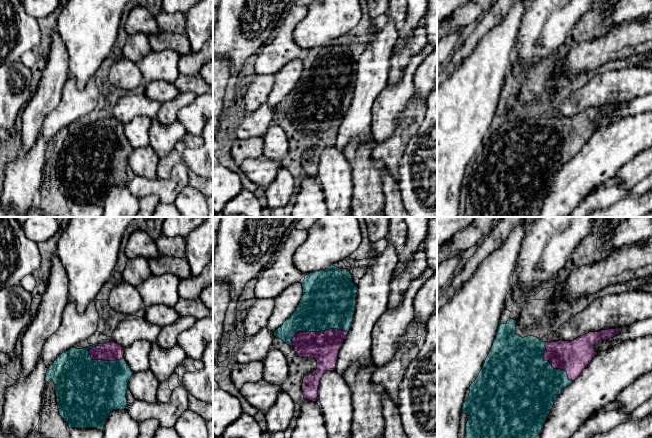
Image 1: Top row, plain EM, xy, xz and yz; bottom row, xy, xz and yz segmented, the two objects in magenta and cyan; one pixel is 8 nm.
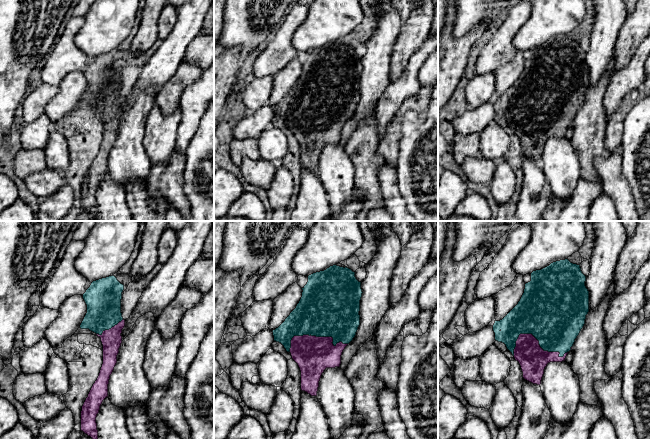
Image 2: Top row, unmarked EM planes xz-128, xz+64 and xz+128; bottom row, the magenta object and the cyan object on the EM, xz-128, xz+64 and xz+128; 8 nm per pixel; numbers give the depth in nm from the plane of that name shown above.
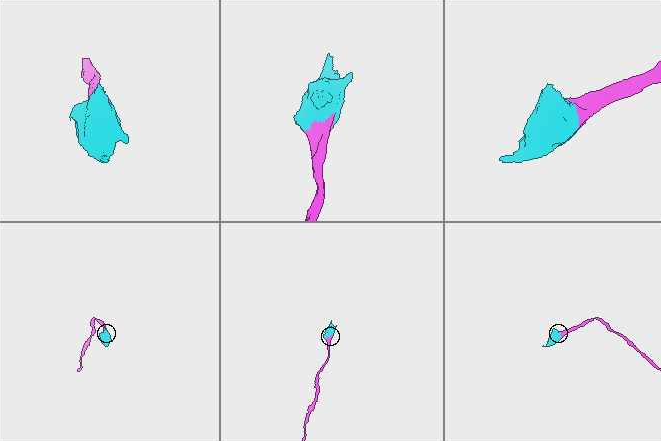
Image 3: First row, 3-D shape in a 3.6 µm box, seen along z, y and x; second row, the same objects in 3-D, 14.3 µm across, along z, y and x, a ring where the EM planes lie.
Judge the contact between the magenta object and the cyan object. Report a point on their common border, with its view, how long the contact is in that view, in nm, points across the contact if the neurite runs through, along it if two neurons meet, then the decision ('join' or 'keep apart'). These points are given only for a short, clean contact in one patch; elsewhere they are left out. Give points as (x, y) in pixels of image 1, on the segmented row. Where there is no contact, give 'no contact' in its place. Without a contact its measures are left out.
contact xz (317, 332); length 460 nm; join

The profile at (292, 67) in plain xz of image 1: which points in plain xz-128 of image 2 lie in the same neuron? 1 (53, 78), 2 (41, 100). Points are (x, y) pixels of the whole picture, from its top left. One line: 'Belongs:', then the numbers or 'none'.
Belongs: none

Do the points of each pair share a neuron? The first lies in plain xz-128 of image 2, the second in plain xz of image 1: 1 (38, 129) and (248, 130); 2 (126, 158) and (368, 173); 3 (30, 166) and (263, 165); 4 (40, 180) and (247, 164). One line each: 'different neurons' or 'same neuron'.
1: same neuron
2: different neurons
3: different neurons
4: same neuron

